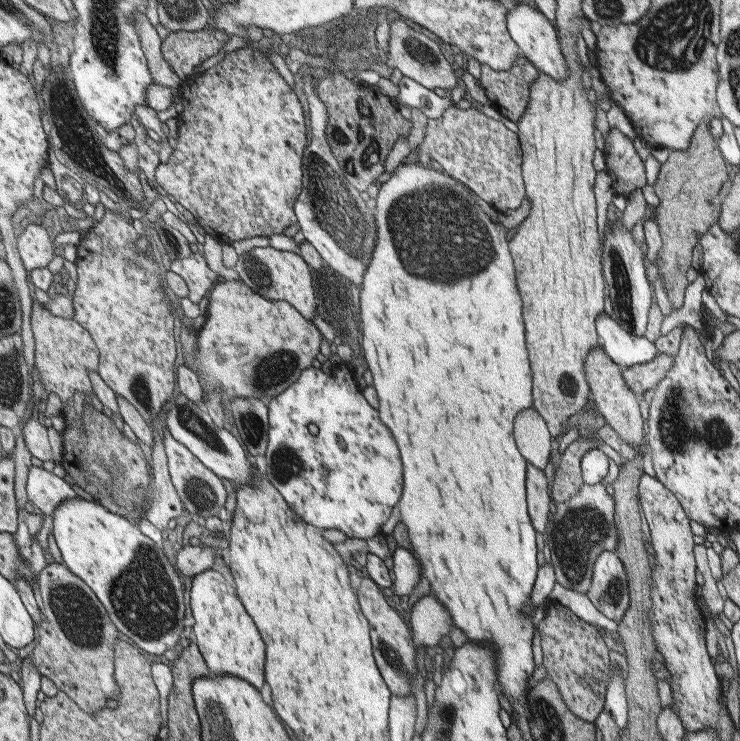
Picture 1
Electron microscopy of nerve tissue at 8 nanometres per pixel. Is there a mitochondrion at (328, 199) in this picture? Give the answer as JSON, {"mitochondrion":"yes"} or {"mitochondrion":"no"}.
{"mitochondrion":"yes"}

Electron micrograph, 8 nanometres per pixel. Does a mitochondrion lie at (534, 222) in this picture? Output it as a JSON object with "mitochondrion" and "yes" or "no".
{"mitochondrion":"no"}

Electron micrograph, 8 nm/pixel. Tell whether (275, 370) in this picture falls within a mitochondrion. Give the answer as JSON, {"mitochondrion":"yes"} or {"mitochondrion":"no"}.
{"mitochondrion":"yes"}

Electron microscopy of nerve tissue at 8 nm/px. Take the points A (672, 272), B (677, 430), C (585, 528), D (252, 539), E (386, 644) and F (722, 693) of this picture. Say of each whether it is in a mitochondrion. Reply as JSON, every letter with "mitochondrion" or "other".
{"A":"other","B":"mitochondrion","C":"mitochondrion","D":"other","E":"mitochondrion","F":"other"}

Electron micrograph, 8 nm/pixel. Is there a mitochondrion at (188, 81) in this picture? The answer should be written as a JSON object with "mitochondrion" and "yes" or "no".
{"mitochondrion":"no"}

